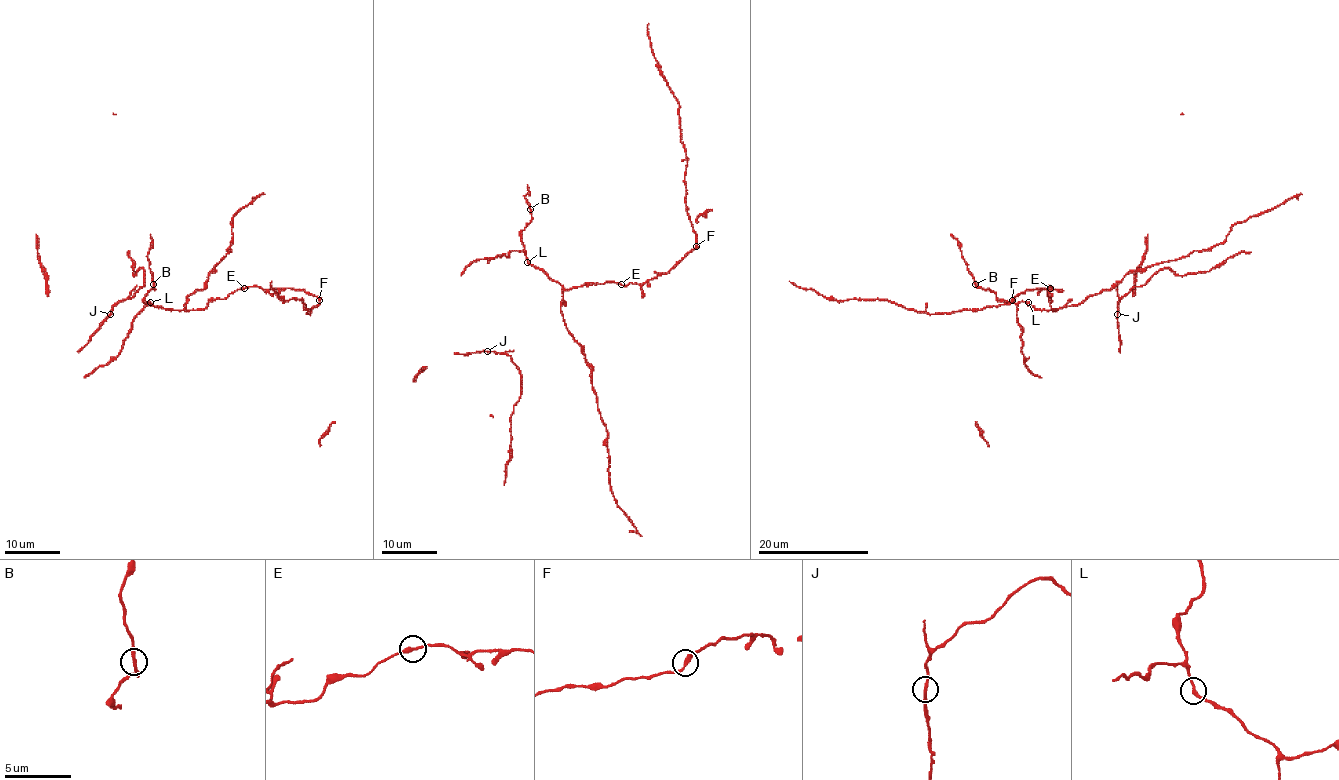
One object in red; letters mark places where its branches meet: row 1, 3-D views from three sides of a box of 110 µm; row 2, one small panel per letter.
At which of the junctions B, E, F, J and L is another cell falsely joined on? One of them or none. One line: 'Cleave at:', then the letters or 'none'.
Cleave at: F

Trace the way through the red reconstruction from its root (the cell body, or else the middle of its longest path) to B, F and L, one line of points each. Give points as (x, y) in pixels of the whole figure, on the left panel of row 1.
B: (185, 306), (185, 310), (165, 310), (150, 302), (146, 303), (145, 296), (154, 289), (153, 284)
F: (185, 306), (187, 310), (200, 310), (245, 286), (303, 289), (318, 300)
L: (185, 306), (185, 310), (165, 310), (150, 302)

